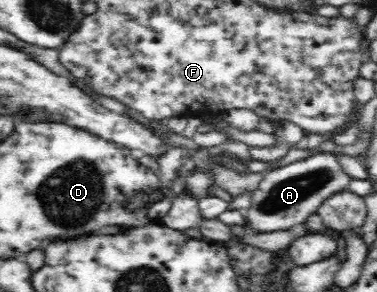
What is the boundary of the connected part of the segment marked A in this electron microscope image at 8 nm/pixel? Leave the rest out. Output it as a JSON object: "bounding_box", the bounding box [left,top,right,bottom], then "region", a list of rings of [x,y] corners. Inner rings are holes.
{"bounding_box":[245,151,351,232],"region":[[[329,151],[271,169],[264,173],[263,180],[252,194],[252,206],[245,211],[248,220],[245,224],[259,232],[287,231],[294,225],[302,225],[310,215],[318,213],[323,199],[347,190],[351,180],[351,176],[343,172],[339,156]]]}

